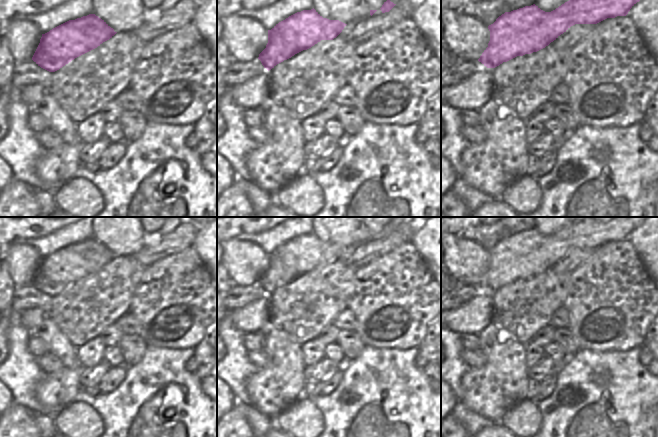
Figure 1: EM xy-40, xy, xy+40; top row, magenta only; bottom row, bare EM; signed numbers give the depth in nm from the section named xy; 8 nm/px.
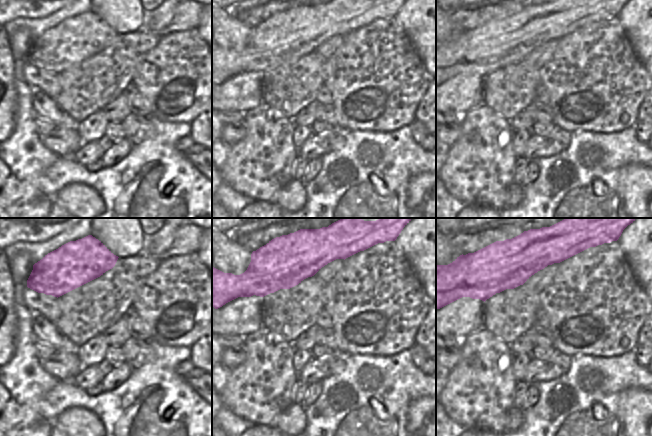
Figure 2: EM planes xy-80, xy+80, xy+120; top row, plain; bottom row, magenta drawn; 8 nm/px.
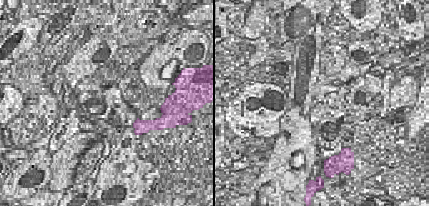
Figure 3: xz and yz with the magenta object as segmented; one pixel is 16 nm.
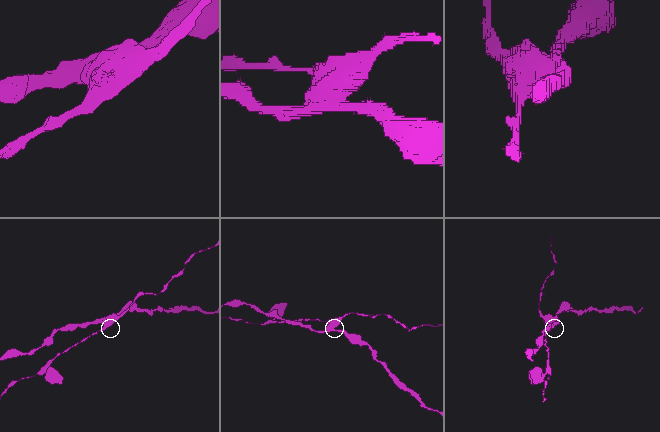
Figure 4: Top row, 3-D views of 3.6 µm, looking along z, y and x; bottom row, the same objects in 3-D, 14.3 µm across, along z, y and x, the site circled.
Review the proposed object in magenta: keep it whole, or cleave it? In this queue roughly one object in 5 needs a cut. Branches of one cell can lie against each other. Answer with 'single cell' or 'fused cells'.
fused cells

